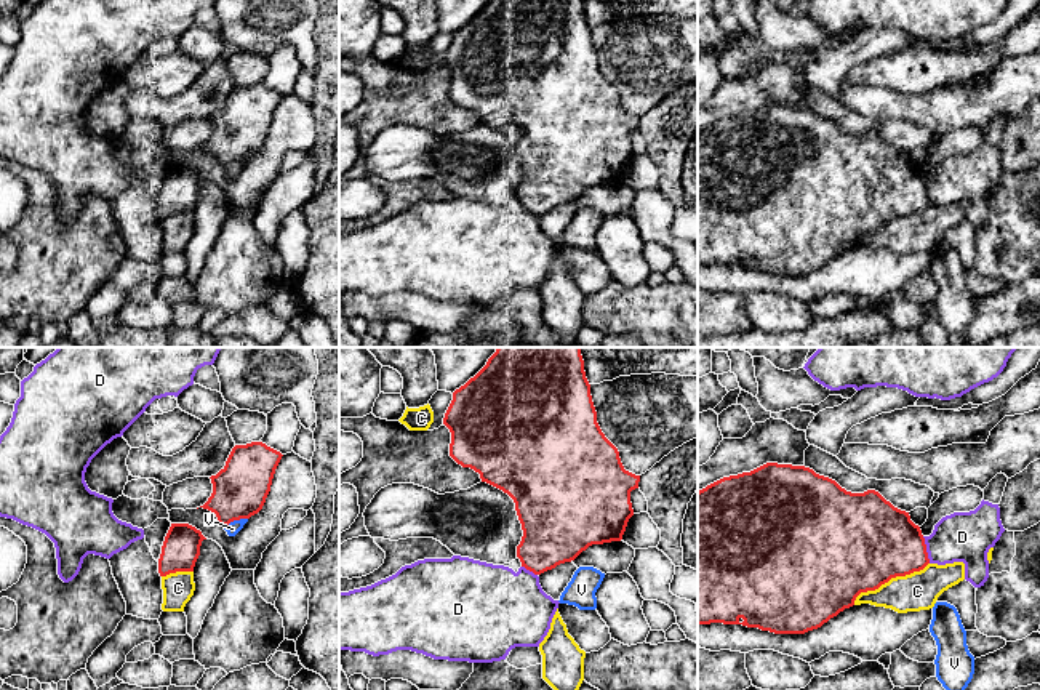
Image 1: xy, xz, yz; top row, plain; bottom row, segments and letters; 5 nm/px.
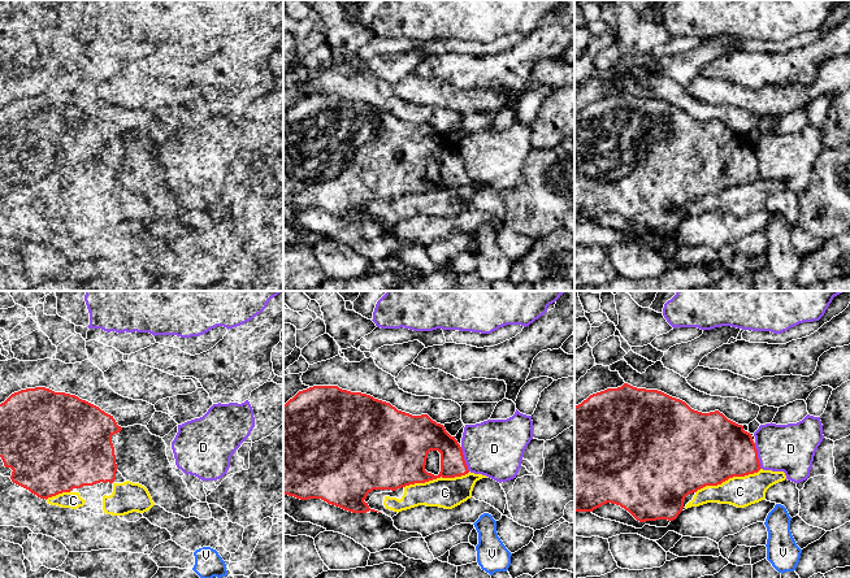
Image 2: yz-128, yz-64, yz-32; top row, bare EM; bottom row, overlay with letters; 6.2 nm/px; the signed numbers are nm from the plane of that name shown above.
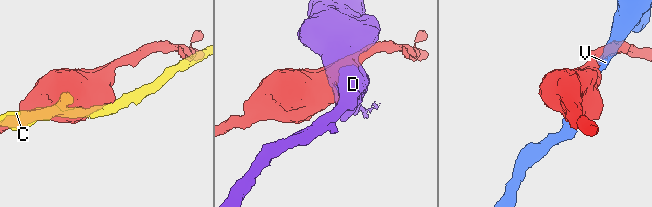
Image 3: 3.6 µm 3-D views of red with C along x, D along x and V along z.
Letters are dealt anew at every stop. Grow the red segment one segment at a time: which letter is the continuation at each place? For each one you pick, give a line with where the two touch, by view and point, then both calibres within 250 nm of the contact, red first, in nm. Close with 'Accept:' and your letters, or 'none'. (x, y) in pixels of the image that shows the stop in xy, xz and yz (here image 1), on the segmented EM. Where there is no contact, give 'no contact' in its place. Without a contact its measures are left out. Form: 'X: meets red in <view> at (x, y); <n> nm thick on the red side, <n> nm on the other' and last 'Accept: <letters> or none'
Accept: none

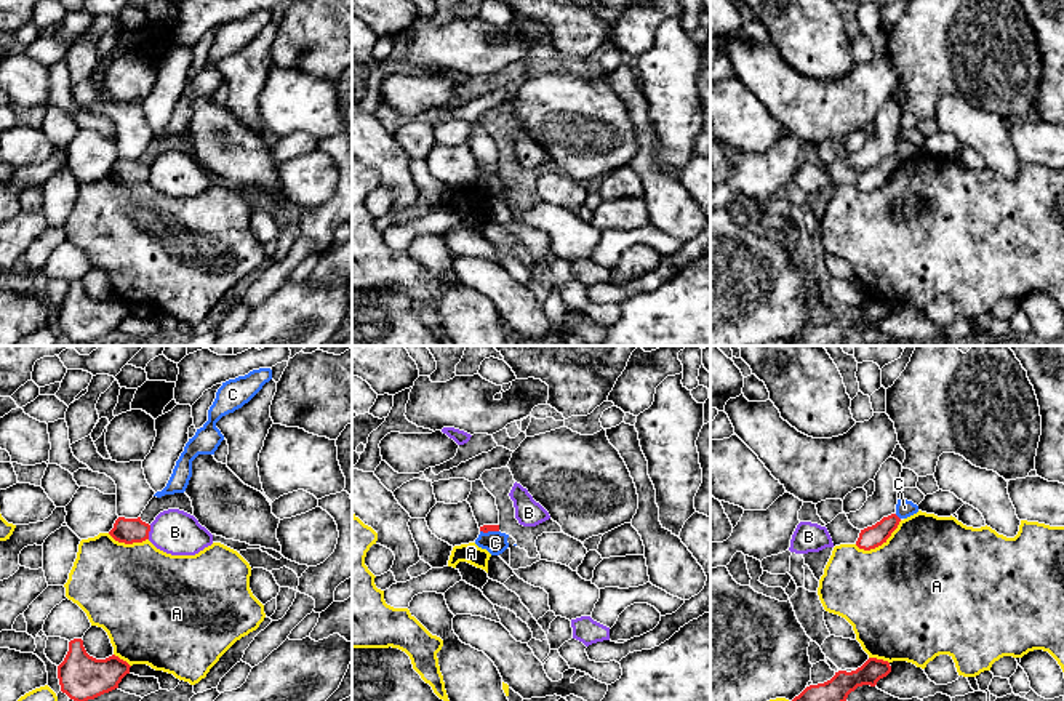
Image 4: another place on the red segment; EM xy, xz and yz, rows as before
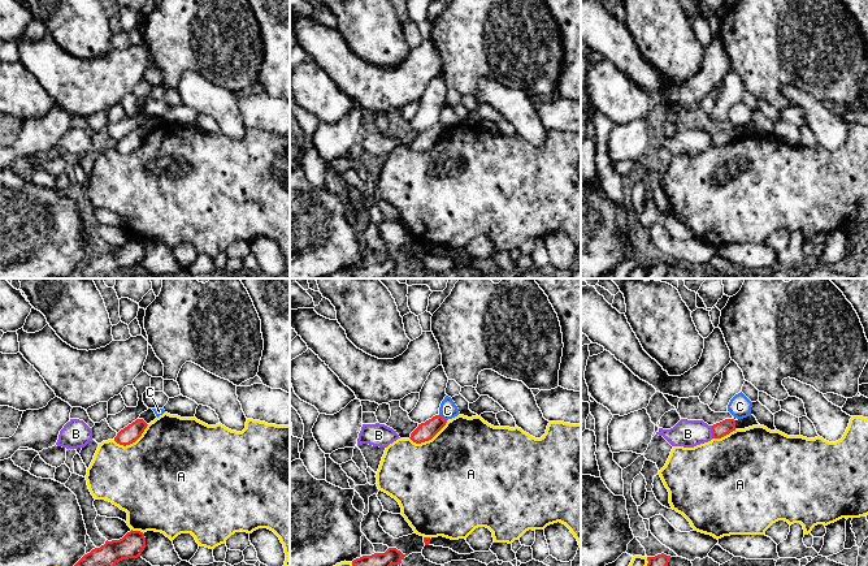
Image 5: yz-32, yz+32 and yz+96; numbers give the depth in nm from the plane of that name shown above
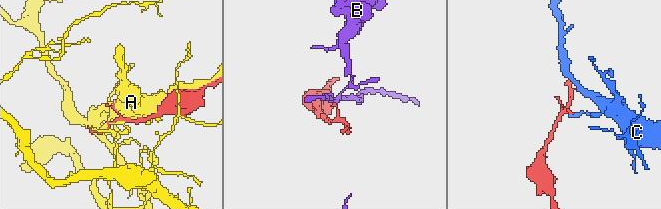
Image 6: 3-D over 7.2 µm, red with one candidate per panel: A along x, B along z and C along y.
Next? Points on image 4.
Accept: none

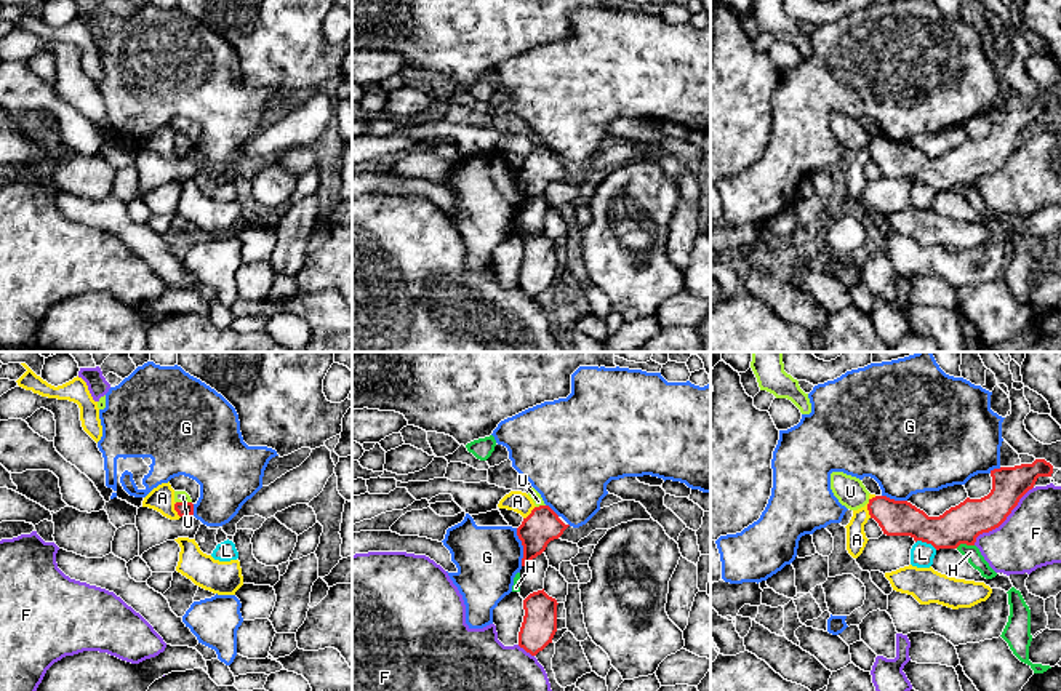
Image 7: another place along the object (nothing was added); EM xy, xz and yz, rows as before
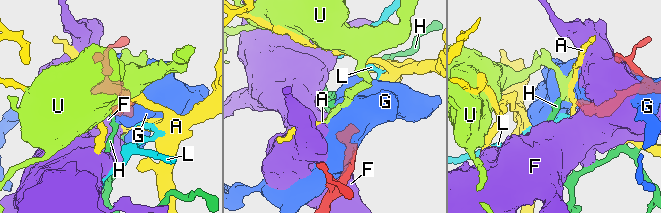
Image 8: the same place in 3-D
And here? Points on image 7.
U: meets red in xy at (184, 503); 80 nm thick on the red side, 60 nm on the other
Accept: U

